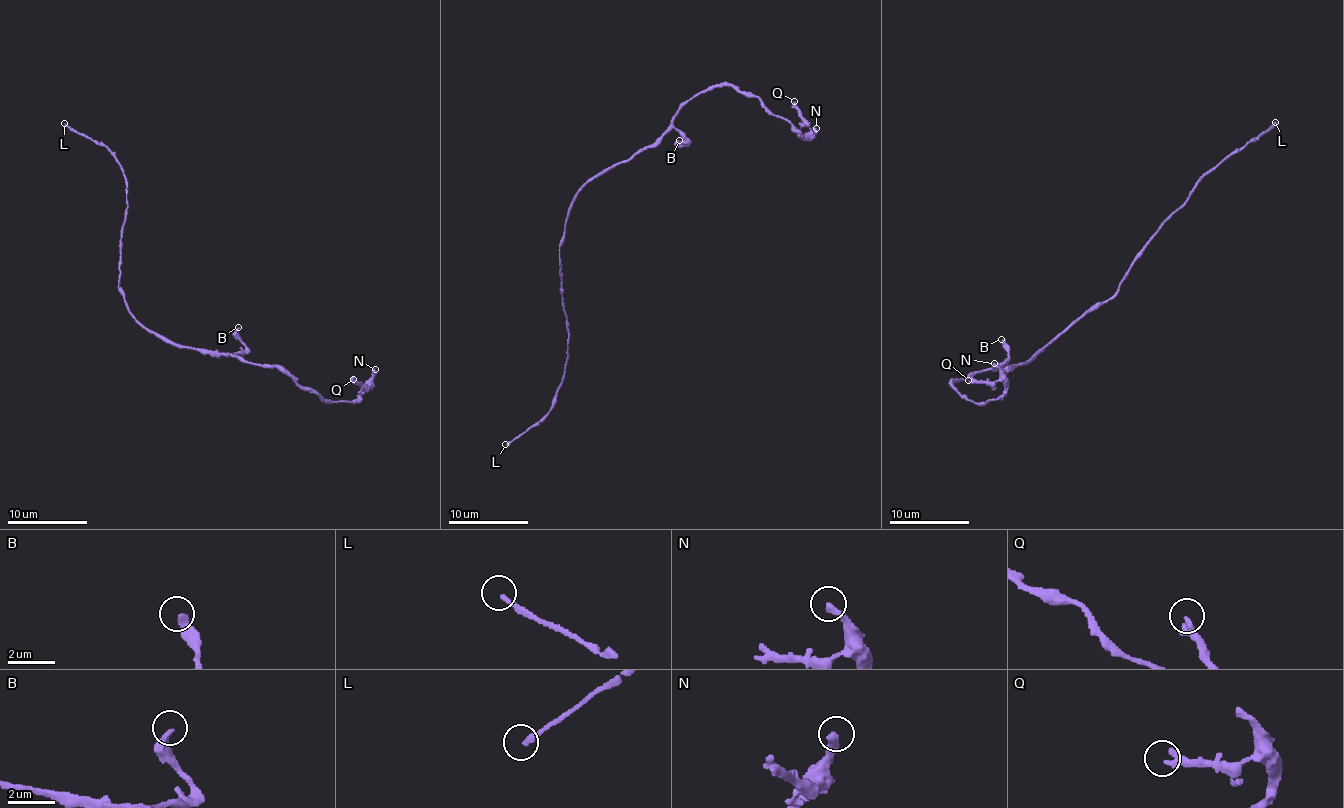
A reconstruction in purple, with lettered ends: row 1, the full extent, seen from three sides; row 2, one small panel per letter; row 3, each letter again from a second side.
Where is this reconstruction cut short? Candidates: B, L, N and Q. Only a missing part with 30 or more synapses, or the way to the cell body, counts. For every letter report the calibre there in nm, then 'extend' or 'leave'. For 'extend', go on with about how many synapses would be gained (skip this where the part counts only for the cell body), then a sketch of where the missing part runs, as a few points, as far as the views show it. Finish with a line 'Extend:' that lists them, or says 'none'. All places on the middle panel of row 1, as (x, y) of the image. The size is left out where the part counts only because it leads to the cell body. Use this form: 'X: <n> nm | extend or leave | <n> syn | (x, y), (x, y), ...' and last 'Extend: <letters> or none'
B: 320 nm | leave
L: 200 nm | extend | 200 syn
N: 320 nm | leave
Q: 320 nm | leave
Extend: L

